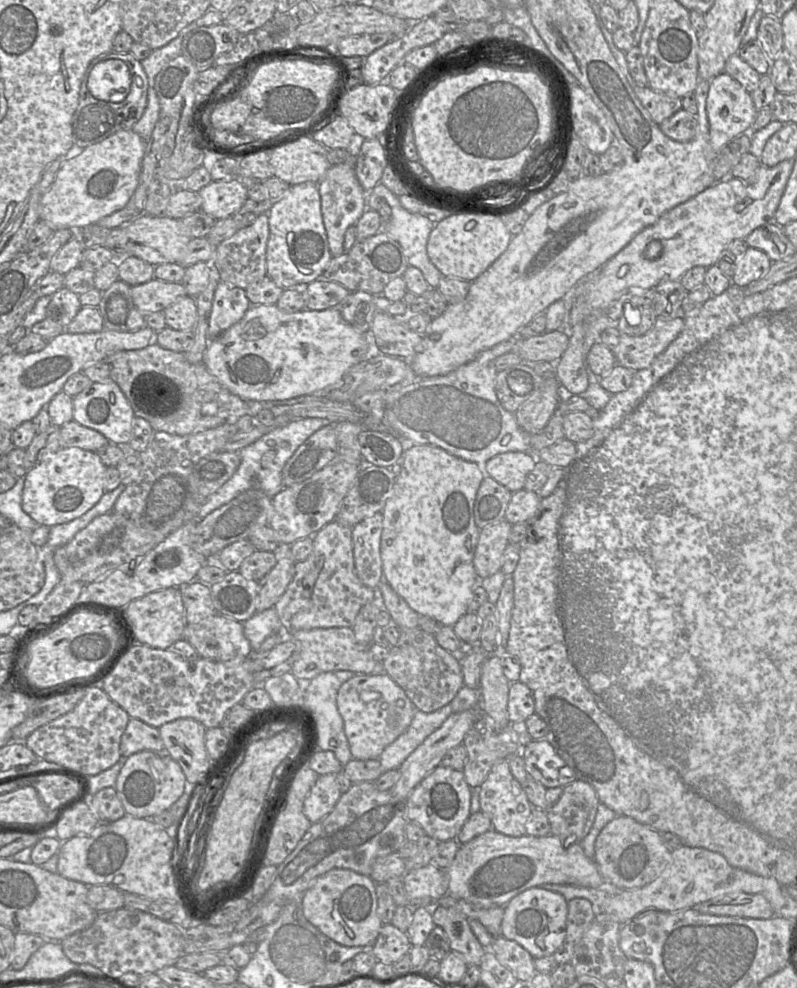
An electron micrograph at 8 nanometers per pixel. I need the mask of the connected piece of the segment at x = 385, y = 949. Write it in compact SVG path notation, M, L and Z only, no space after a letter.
M390 923L381 926L370 951L377 961L392 965L409 954L411 947L412 944L406 932L402 932Z

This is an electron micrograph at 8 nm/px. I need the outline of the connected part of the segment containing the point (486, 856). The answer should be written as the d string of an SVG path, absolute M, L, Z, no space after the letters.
M490 829L469 842L459 845L452 864L445 871L449 880L448 894L478 908L504 907L521 892L533 887L541 887L543 884L600 888L605 883L594 859L586 856L581 844L577 841L563 840L559 836L525 834L520 837L512 837Z

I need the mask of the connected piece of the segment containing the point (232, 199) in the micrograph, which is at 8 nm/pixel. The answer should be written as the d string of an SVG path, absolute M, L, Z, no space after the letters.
M239 178L212 181L198 193L201 197L201 211L215 220L238 213L248 199L248 189Z

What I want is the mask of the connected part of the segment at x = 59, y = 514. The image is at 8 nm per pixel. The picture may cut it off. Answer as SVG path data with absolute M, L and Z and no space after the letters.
M79 447L61 448L47 454L24 476L21 506L38 525L52 527L80 517L91 509L105 493L107 466L97 452Z

